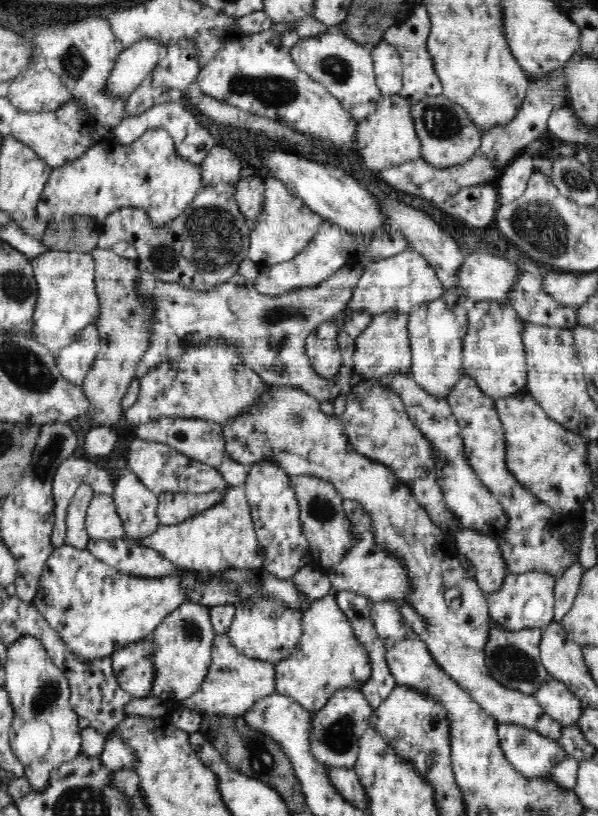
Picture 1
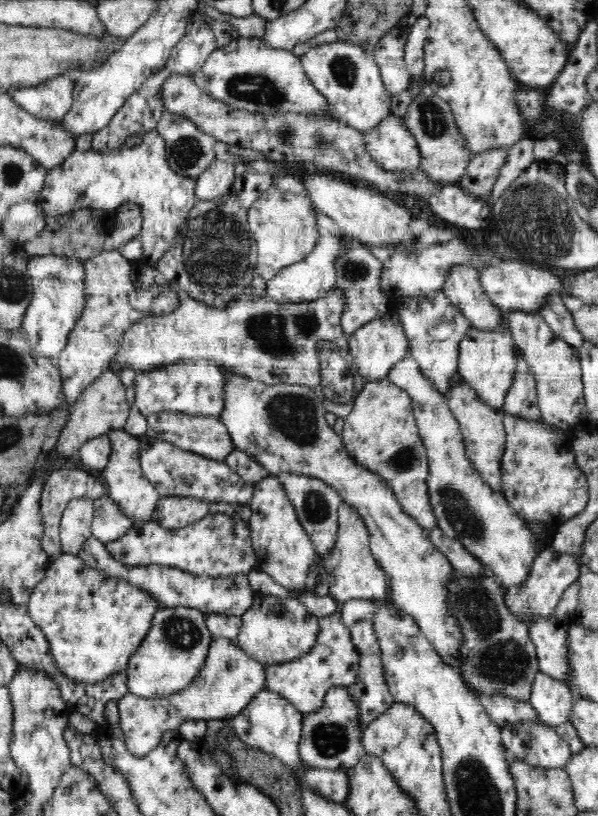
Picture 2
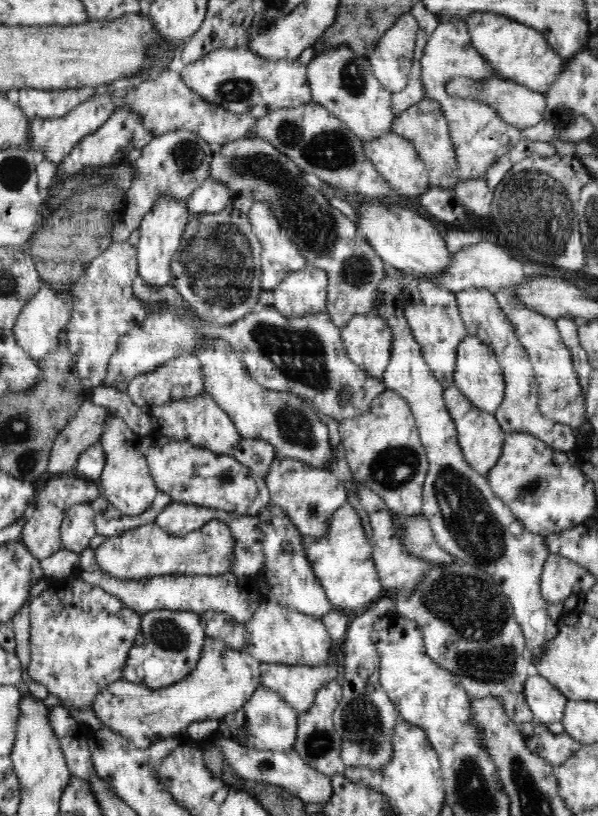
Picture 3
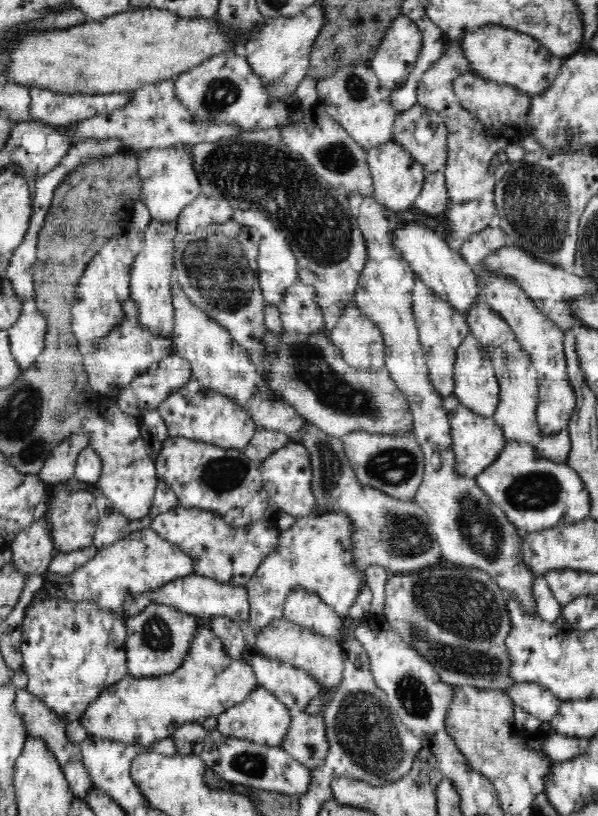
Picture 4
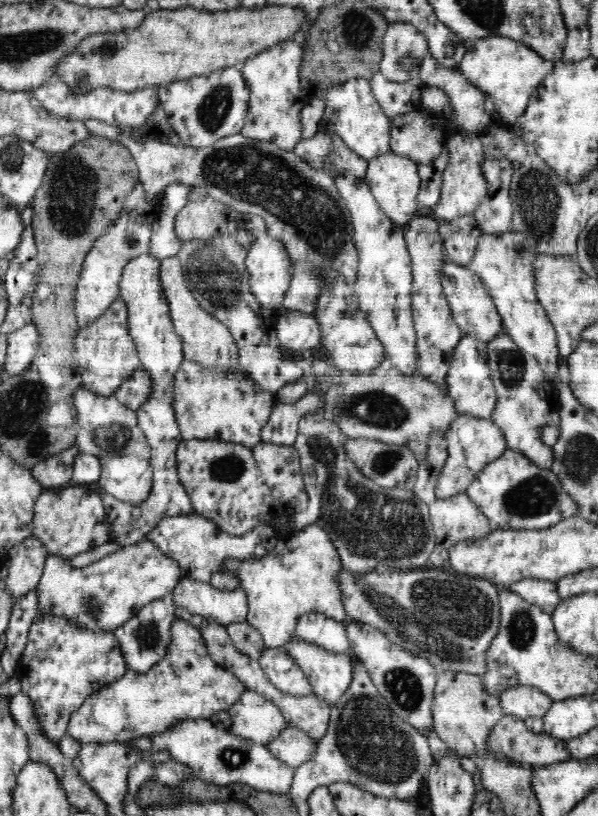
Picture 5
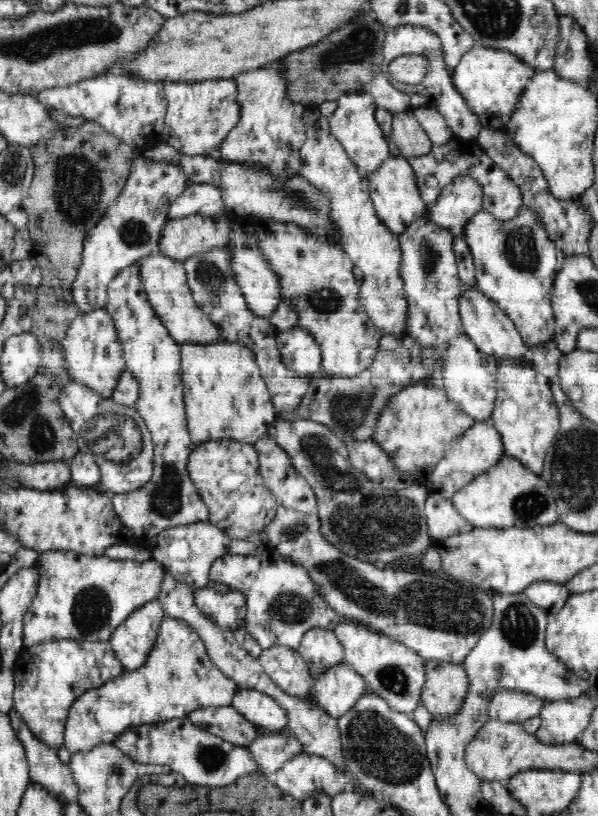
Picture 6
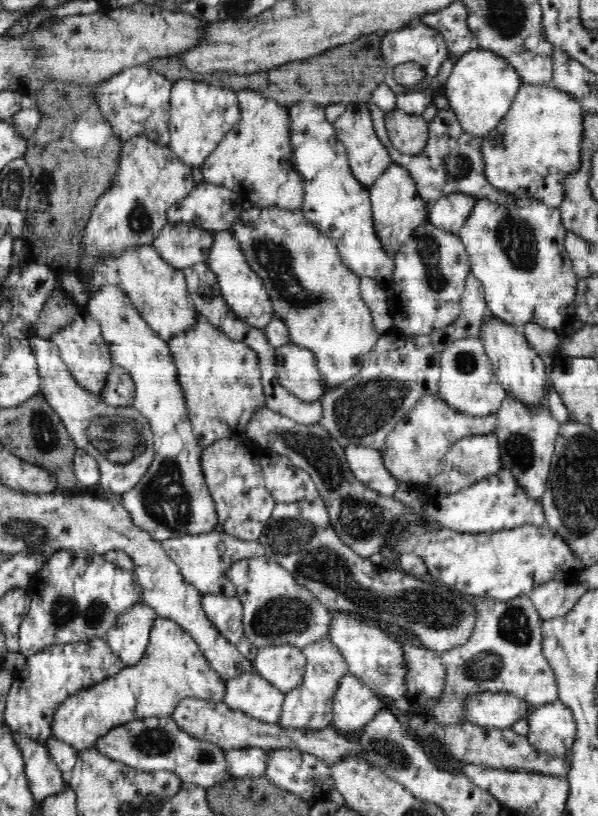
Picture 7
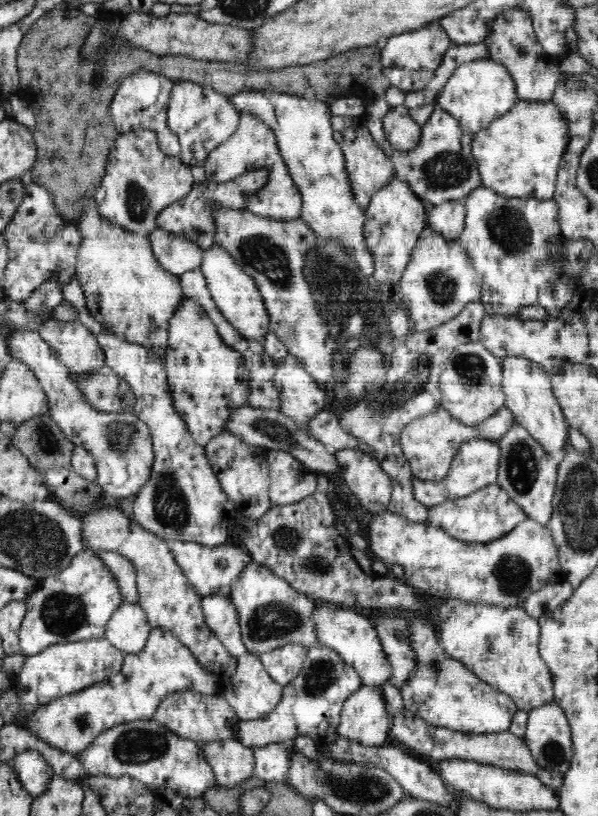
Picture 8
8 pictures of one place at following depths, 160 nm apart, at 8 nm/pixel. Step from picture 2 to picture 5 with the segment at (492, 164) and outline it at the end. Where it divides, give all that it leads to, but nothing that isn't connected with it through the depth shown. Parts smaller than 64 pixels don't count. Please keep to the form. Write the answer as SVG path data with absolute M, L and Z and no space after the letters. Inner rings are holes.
M474 213L440 222L439 233L446 258L468 267L473 259L478 238L482 234Z

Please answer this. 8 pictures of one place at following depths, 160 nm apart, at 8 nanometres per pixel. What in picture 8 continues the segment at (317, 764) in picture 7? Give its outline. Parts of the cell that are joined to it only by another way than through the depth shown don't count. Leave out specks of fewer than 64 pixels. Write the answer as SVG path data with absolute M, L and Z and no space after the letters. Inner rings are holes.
M270 743L253 750L252 776L265 781L286 783L290 770L290 751L284 743Z

